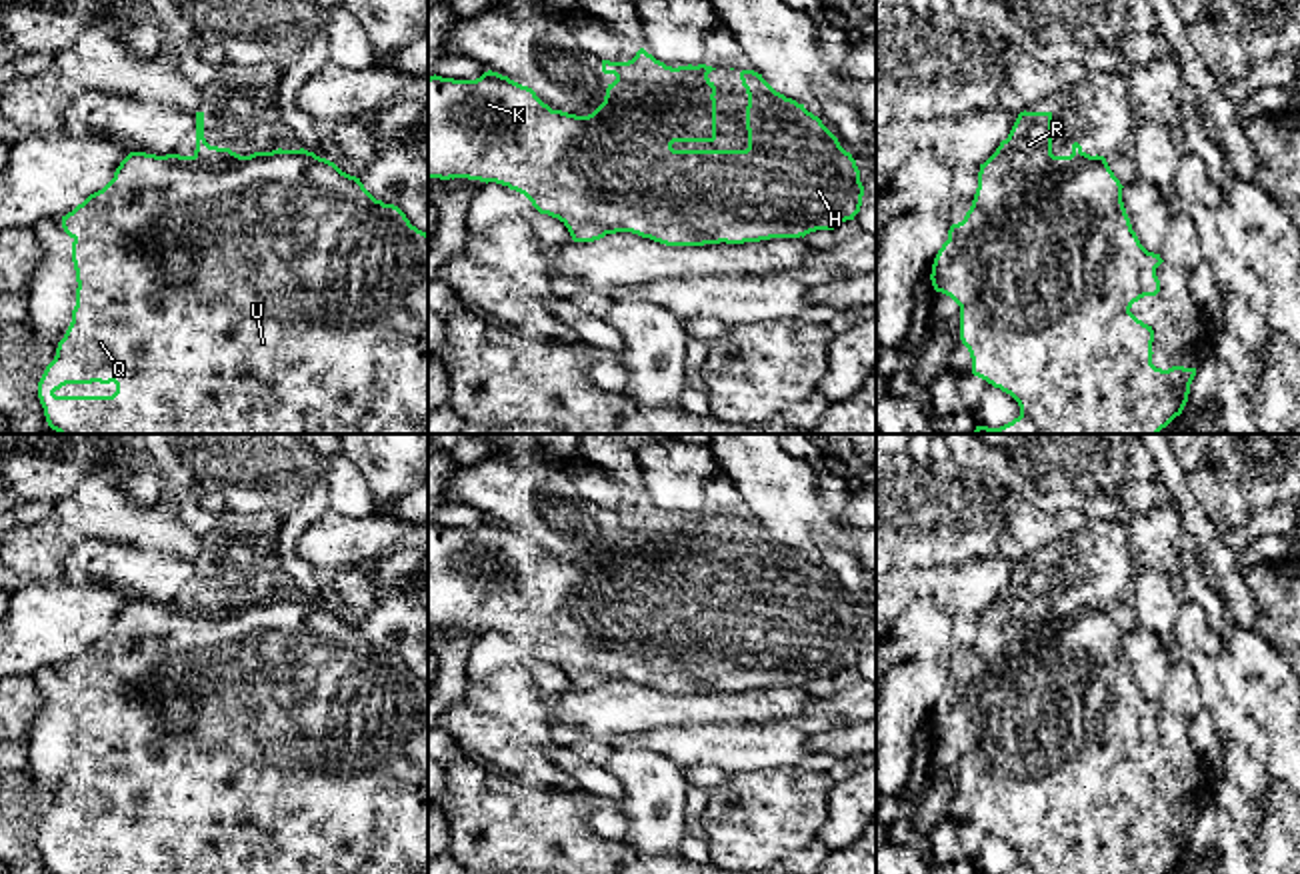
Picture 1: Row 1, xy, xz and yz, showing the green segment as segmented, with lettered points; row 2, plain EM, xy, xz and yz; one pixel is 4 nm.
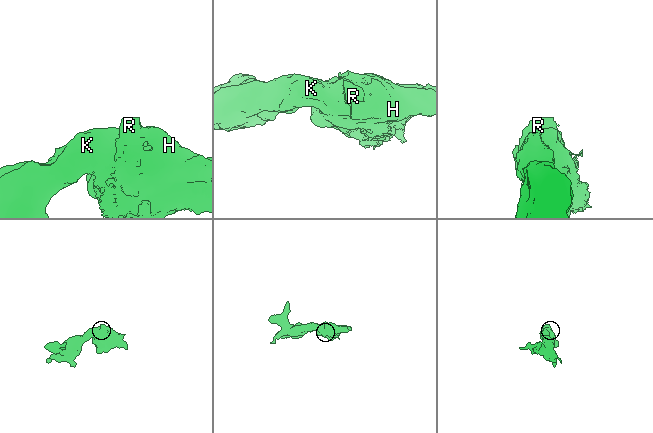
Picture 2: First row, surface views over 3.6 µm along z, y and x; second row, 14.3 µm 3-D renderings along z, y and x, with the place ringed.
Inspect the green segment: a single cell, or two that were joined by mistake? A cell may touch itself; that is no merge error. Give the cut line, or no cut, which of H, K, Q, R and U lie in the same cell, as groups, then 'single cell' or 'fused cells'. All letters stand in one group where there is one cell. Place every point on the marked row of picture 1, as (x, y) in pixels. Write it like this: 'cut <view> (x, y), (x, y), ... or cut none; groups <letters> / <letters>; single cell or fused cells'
cut none; groups H K Q R U; single cell

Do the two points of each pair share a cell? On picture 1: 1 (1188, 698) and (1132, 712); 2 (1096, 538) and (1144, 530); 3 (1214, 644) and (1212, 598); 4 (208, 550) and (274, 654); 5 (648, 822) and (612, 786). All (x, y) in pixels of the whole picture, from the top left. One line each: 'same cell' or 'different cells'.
1: different cells
2: different cells
3: different cells
4: same cell
5: different cells

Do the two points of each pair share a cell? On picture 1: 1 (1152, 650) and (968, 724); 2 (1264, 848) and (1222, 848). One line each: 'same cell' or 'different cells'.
1: different cells
2: different cells

